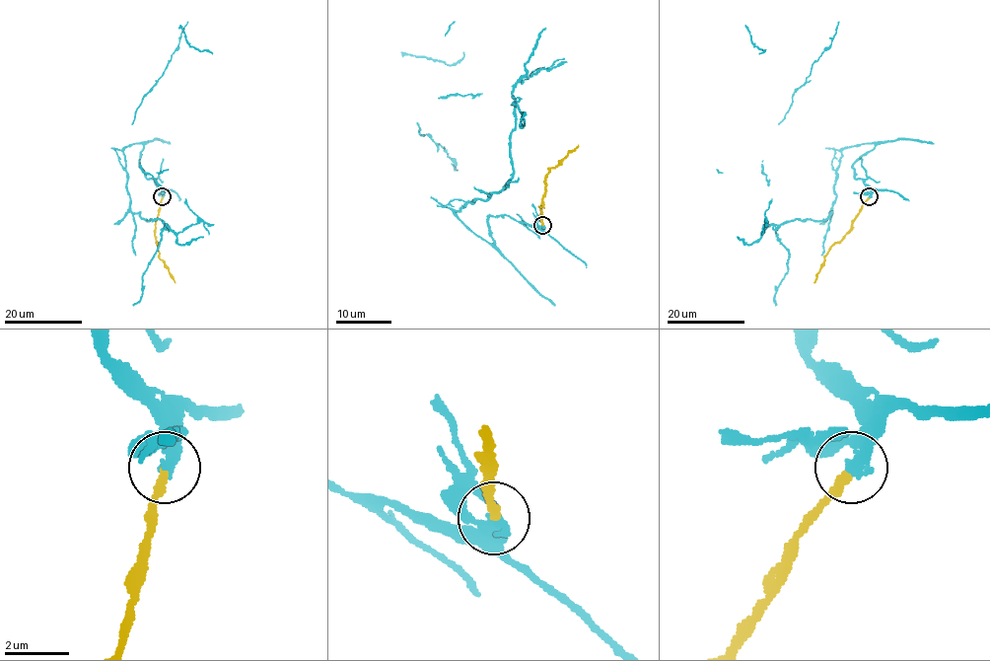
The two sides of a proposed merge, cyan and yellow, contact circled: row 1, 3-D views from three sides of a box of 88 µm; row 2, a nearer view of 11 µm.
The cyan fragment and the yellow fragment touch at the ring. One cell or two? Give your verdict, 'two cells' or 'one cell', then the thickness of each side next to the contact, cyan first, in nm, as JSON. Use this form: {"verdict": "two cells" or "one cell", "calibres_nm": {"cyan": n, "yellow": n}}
{"verdict": "two cells", "calibres_nm": {"cyan": 260, "yellow": 240}}

